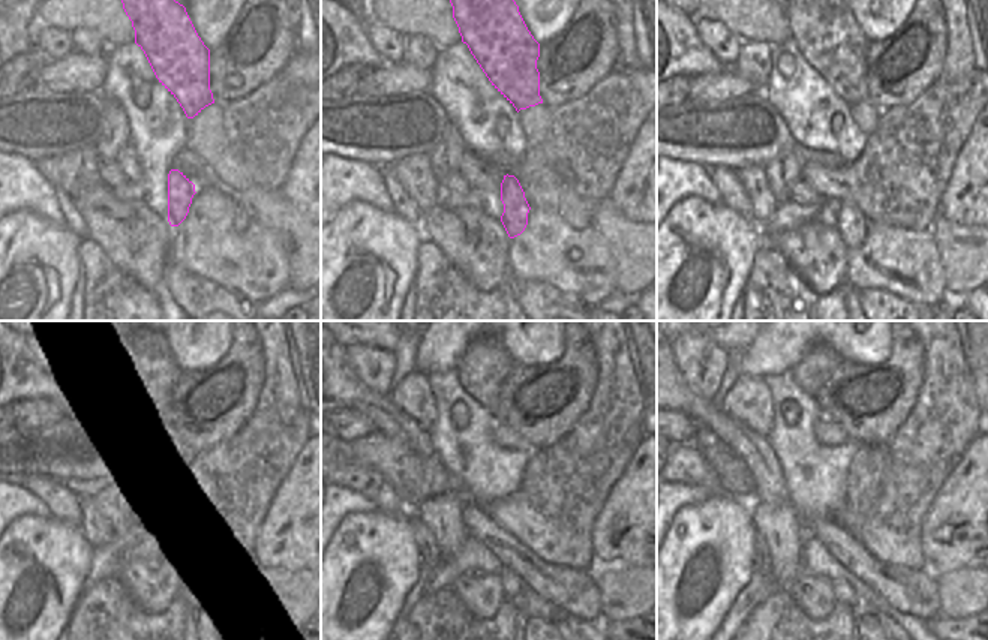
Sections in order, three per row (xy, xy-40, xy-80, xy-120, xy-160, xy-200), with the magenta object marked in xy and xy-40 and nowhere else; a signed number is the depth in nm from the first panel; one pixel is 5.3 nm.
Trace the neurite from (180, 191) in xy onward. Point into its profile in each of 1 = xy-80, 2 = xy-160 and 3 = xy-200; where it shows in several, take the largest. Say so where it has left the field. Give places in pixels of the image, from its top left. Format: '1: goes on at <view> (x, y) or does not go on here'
1: goes on at xy-80 (850, 222)
2: goes on at xy-160 (511, 583)
3: goes on at xy-200 (843, 592)

